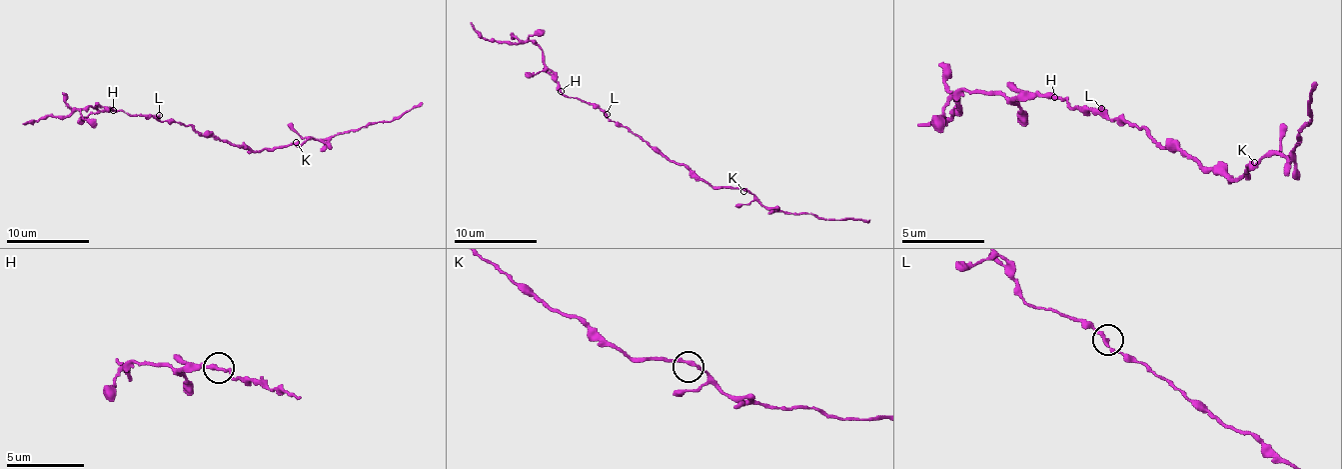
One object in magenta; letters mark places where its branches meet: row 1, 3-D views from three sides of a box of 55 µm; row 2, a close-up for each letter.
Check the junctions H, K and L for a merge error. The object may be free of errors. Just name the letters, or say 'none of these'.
none of these

